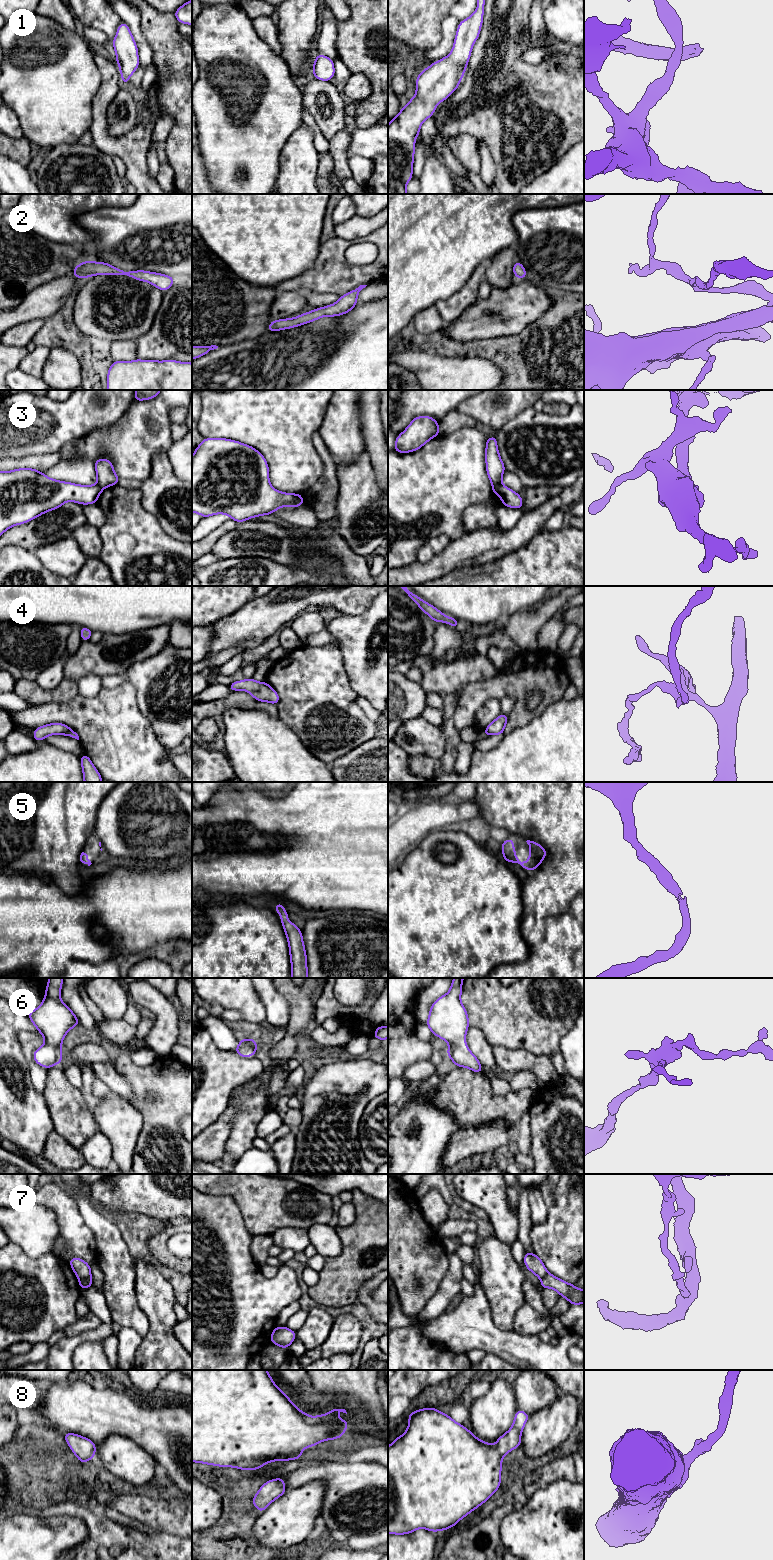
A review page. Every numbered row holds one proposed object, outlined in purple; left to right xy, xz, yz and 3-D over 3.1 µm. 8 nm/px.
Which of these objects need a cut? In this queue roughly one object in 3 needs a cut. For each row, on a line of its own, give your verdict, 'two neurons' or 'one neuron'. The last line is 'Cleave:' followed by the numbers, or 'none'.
1: one neuron
2: one neuron
3: two neurons
4: two neurons
5: one neuron
6: one neuron
7: two neurons
8: one neuron
Cleave: 3, 4, 7

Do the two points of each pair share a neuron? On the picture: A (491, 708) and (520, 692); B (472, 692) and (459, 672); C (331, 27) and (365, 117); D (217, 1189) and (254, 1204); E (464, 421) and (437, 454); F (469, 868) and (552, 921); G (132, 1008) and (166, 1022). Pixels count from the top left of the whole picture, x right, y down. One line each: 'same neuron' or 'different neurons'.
A: different neurons
B: different neurons
C: different neurons
D: same neuron
E: different neurons
F: different neurons
G: different neurons

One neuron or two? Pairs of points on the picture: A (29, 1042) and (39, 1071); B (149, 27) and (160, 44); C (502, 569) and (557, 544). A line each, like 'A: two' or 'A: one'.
A: one
B: one
C: one

